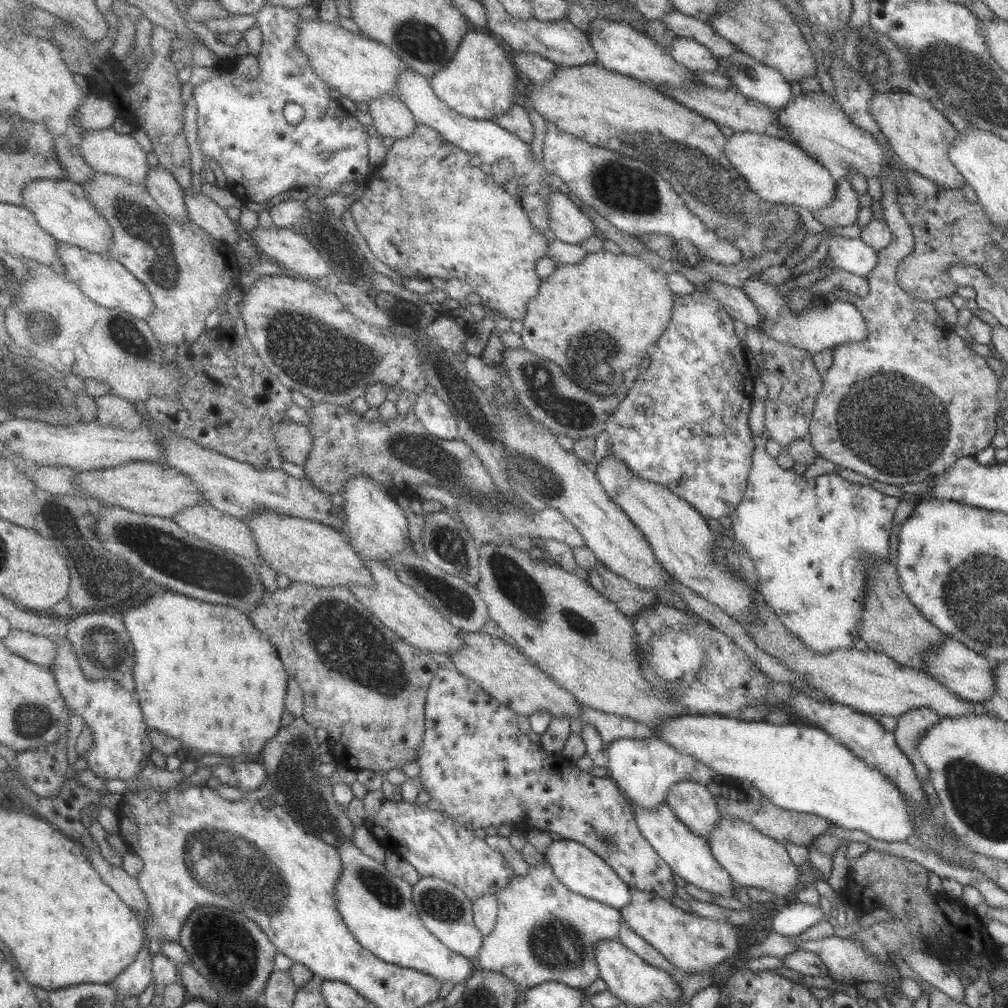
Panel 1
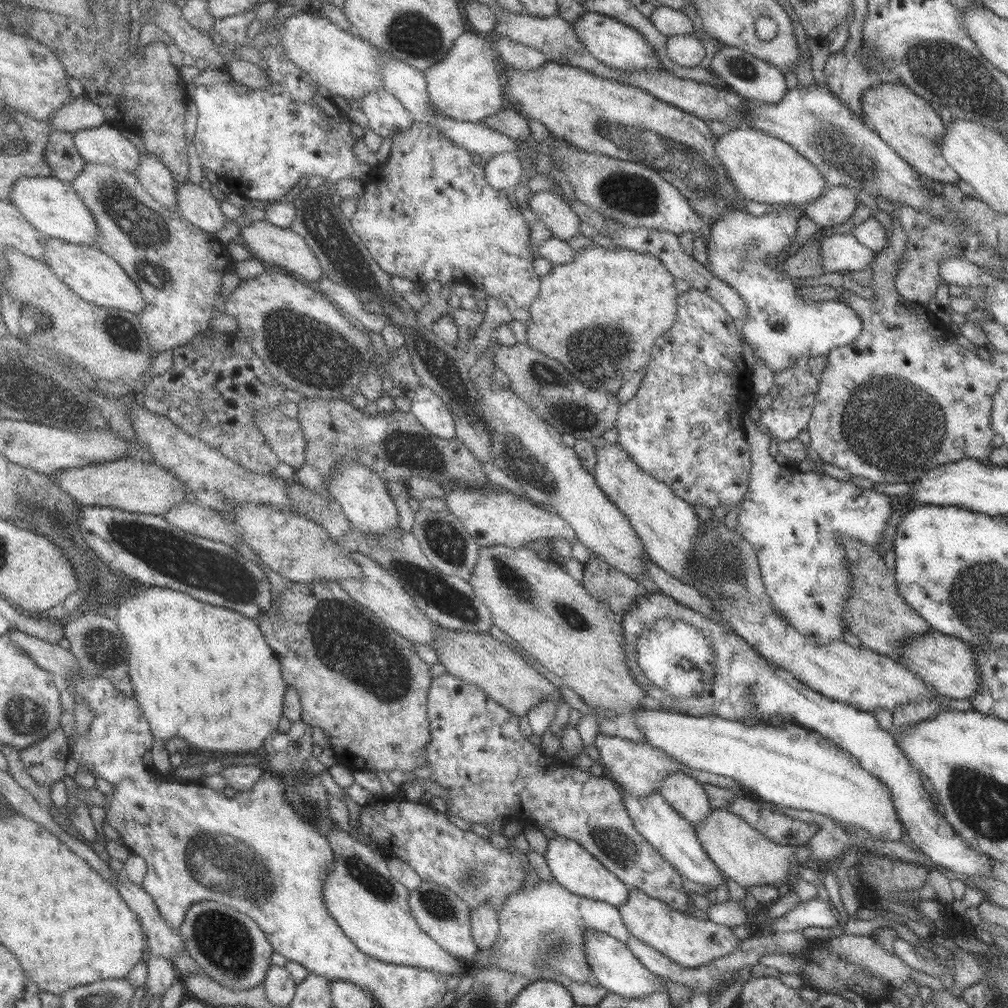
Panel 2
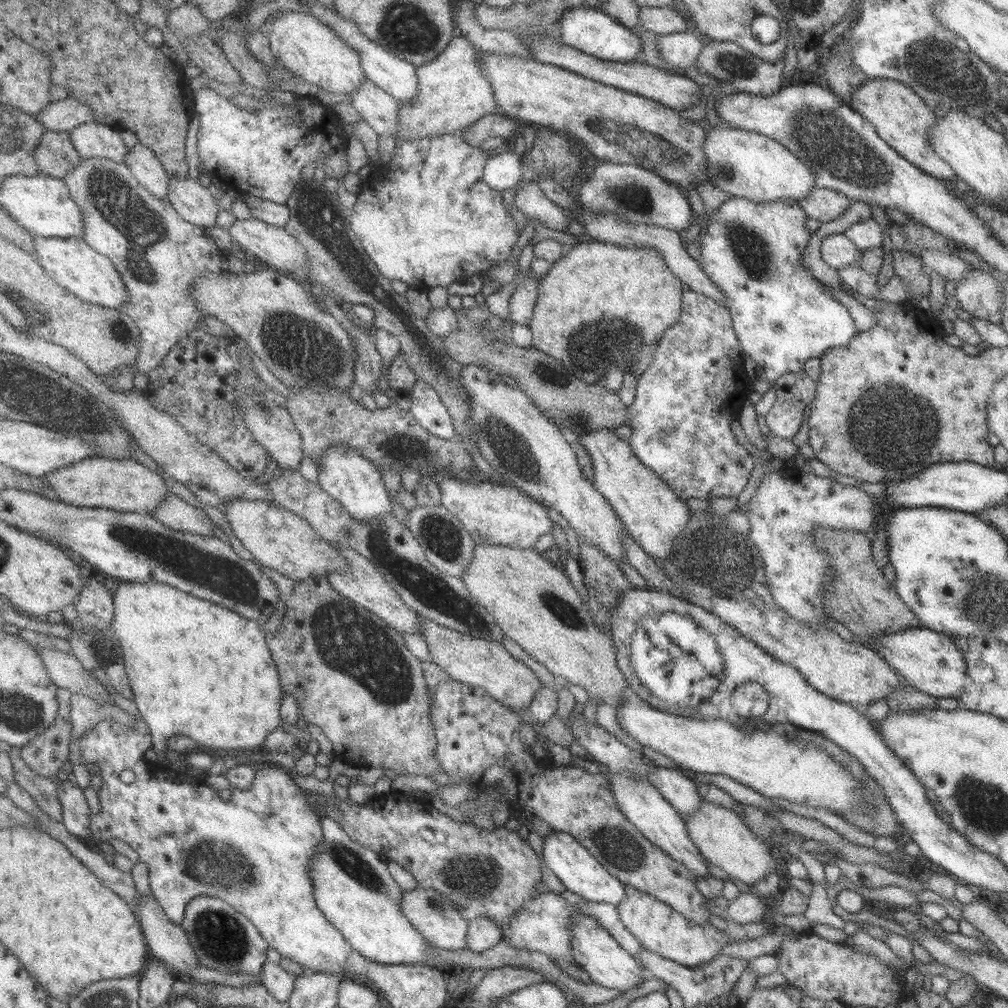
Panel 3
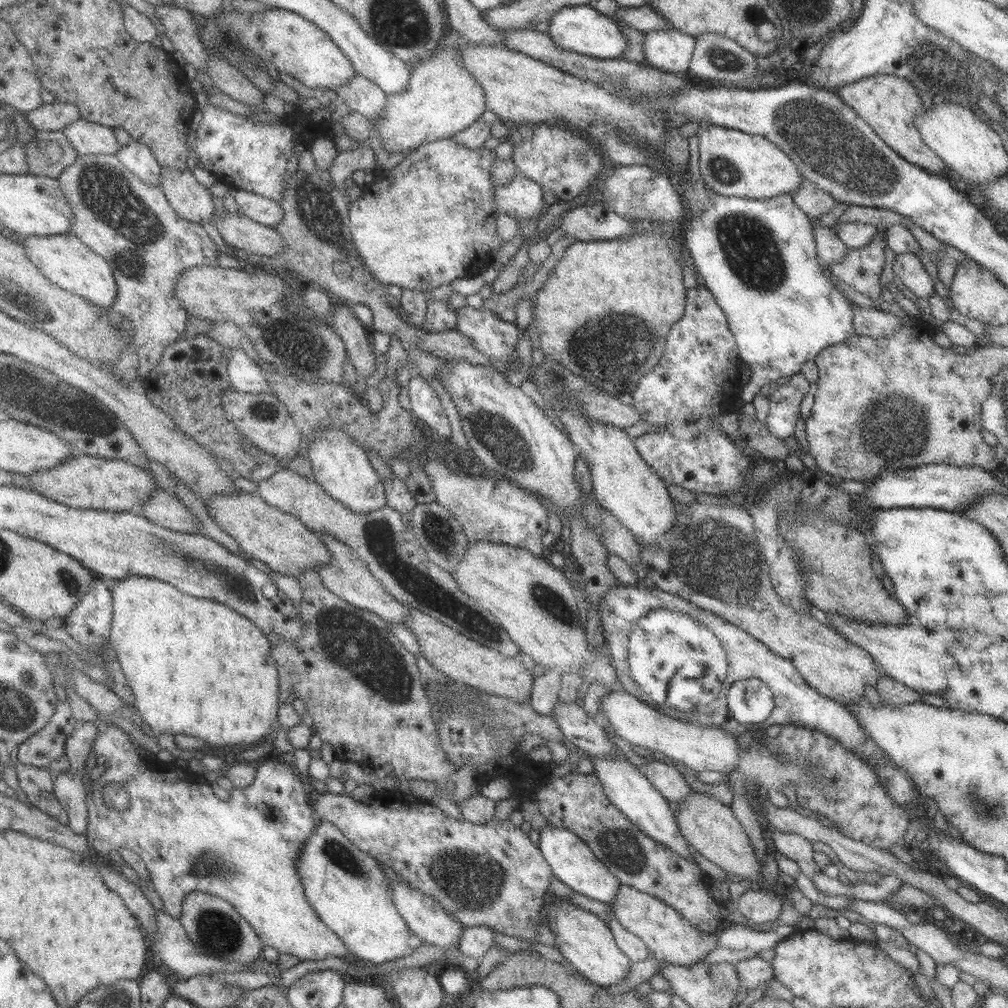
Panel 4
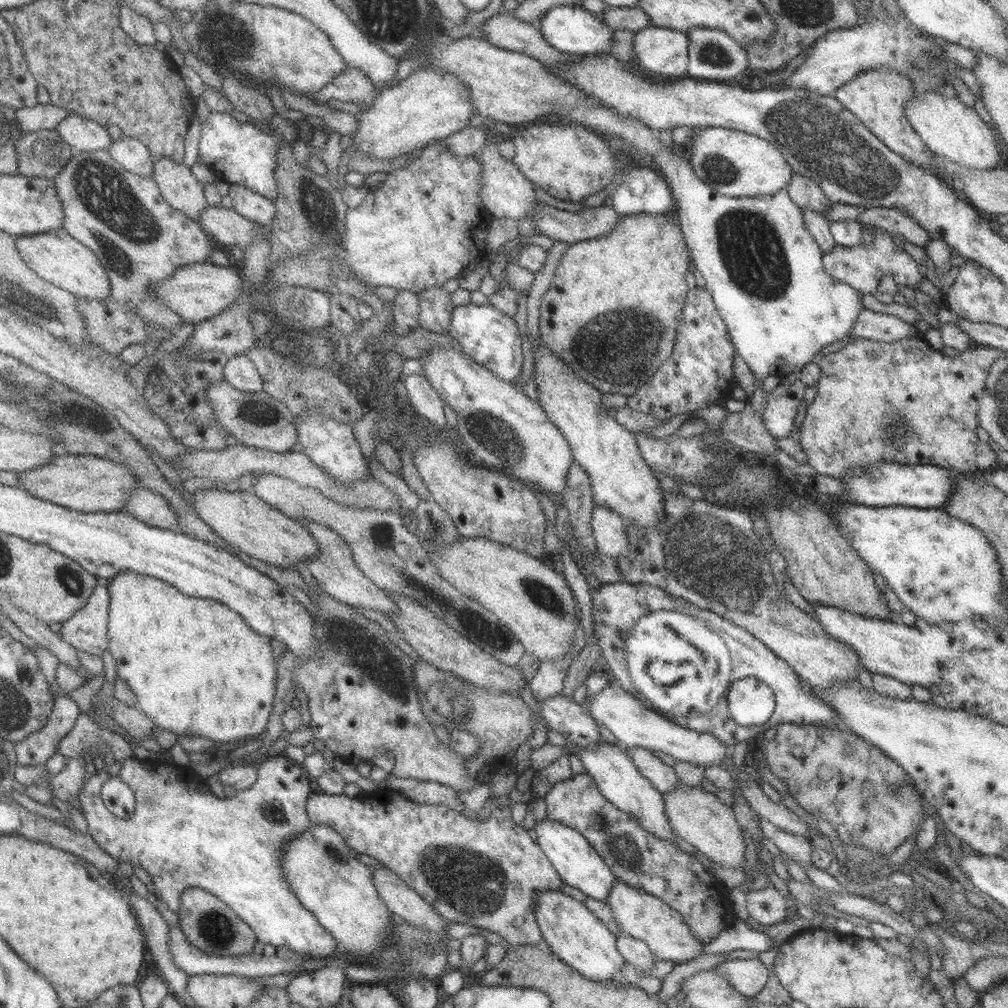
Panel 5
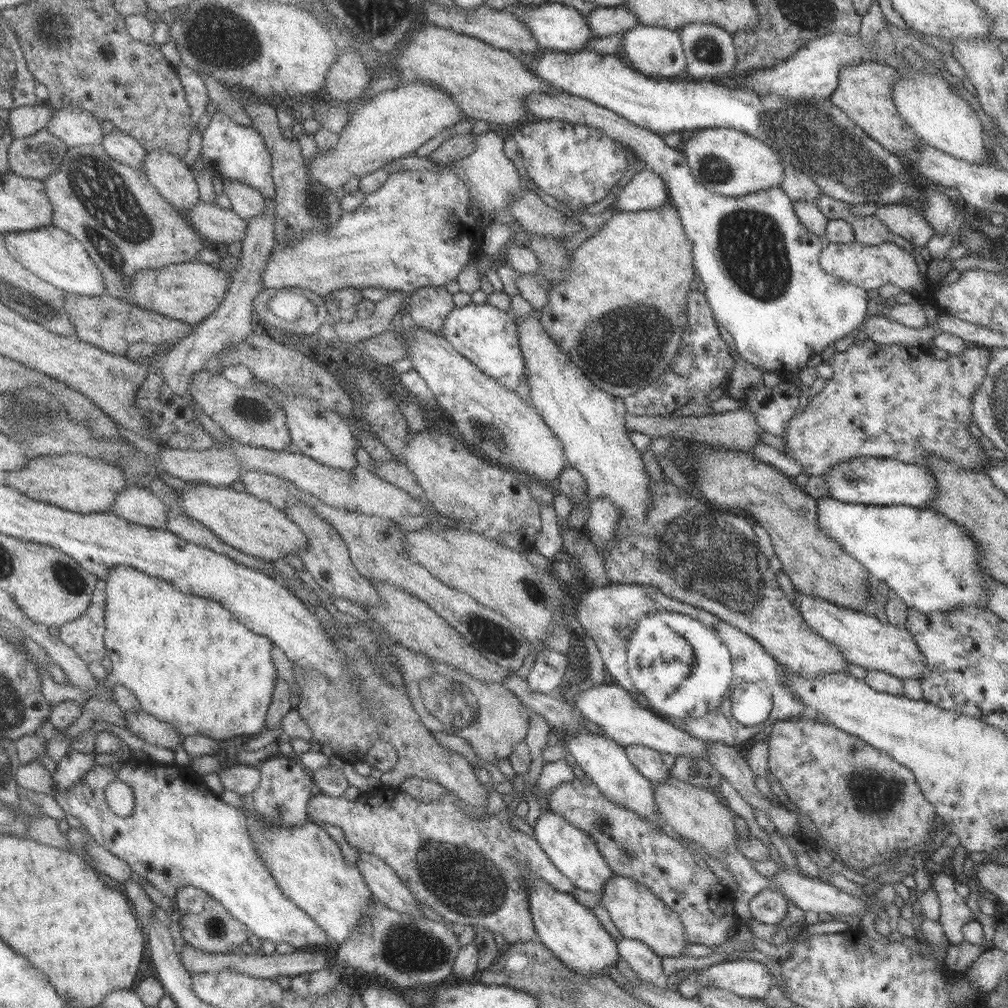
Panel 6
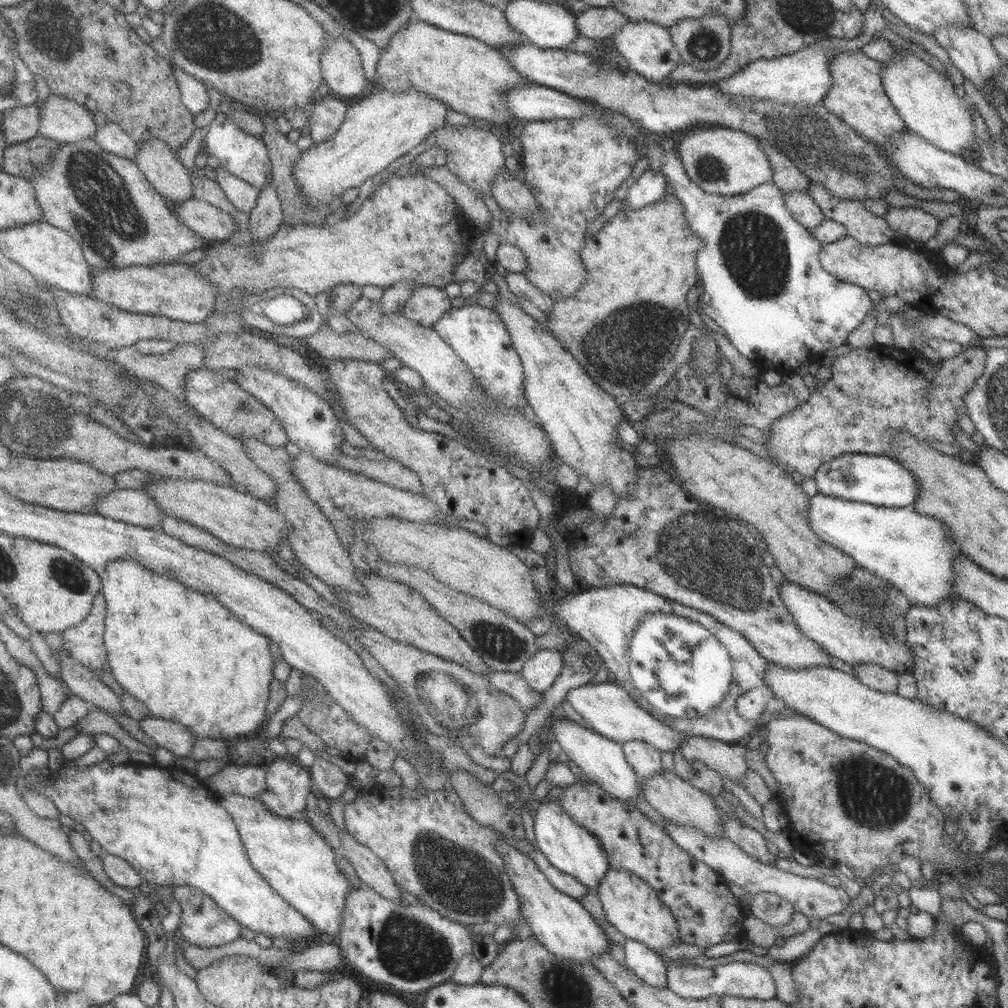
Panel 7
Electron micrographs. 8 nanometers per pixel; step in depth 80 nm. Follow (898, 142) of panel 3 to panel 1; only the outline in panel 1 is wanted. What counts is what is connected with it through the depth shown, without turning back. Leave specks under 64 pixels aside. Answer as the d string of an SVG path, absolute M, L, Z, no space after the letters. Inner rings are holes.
M886 92L874 94L869 109L878 123L882 134L887 138L895 156L908 168L933 180L943 187L962 188L965 178L948 158L948 149L953 140L960 134L944 113L932 107L932 104L909 92Z

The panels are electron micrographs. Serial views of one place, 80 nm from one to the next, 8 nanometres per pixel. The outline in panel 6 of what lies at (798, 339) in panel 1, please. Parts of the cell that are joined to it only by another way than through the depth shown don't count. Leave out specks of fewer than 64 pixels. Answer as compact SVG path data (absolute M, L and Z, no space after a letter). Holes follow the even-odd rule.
M554 92L554 94L532 94L525 98L525 109L527 110L528 119L540 120L540 121L566 121L574 123L575 125L586 125L587 127L597 128L601 130L606 136L621 142L623 145L630 146L632 150L636 151L636 154L640 154L640 158L646 162L648 168L652 169L656 174L659 174L666 183L669 189L669 198L675 207L678 209L686 236L693 242L693 263L695 266L695 274L698 279L701 279L706 287L706 301L712 308L712 315L714 315L714 321L719 322L722 326L732 335L734 344L736 344L736 351L748 364L754 366L754 368L764 372L774 372L780 376L787 377L788 375L797 375L802 370L807 368L808 361L815 355L820 355L825 347L832 347L840 339L852 335L854 331L858 330L858 327L864 322L864 318L867 316L869 297L867 290L854 286L833 274L827 273L819 263L821 250L824 247L824 242L821 238L813 232L810 232L795 215L794 208L792 208L793 200L782 190L782 187L776 185L771 186L769 189L762 189L761 191L746 193L744 196L722 196L717 192L712 192L707 188L704 188L690 172L687 158L685 154L681 154L674 147L666 145L664 142L664 136L652 132L650 129L642 128L632 124L632 122L622 118L622 116L579 96L567 94L566 92Z

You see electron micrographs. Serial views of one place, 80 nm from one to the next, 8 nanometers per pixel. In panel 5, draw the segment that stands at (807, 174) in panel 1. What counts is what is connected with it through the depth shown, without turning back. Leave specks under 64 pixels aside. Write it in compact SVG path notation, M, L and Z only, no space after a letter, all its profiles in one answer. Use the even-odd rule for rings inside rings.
M722 127L697 130L693 145L689 145L688 159L700 180L716 192L732 198L769 195L785 190L794 173L784 155L767 140Z

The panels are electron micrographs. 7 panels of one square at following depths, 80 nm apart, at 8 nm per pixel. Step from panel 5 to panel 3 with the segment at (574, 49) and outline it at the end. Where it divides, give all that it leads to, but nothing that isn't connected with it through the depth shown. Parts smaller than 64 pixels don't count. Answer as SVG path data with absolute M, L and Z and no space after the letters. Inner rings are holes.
M575 7L569 12L562 13L557 19L561 34L561 42L595 56L609 61L629 63L637 61L637 54L641 49L639 36L620 24L614 17L608 16L596 7Z

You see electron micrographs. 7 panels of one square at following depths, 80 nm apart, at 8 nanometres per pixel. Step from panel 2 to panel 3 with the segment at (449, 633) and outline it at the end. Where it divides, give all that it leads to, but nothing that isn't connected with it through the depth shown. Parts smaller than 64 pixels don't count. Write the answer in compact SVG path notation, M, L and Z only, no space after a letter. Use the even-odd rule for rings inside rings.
M421 617L421 634L427 642L430 658L444 672L458 682L483 688L498 702L514 712L528 710L534 695L542 686L534 671L510 655L504 645L493 640L482 640L446 628L433 620Z

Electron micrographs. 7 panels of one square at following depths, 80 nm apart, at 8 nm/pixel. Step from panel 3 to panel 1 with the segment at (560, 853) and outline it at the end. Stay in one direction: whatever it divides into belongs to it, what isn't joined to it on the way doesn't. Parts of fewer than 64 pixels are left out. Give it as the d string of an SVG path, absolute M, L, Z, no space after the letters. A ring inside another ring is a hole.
M569 839L554 840L545 854L556 878L572 892L591 900L598 900L601 904L618 911L630 904L632 888L602 860L601 856L596 855L586 846Z

